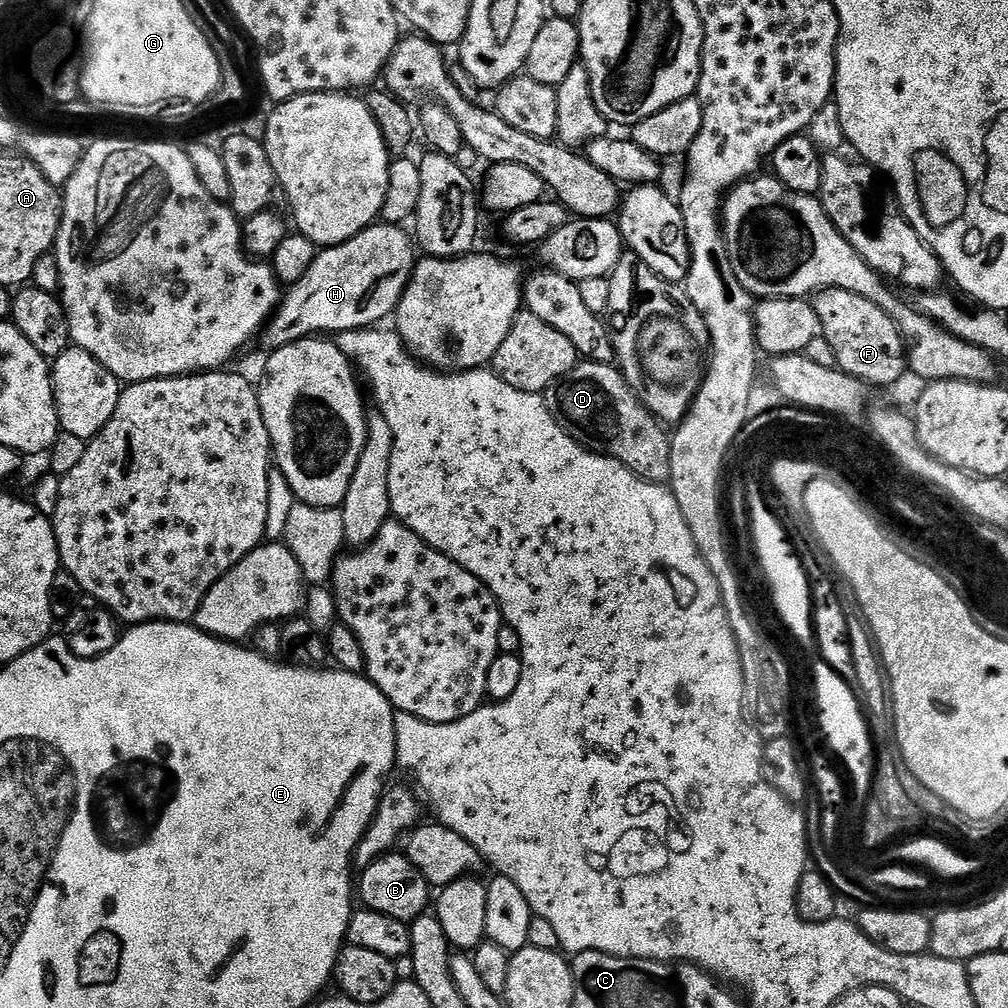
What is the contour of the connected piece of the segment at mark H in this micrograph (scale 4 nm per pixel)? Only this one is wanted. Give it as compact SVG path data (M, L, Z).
M377 222L338 246L317 251L306 274L283 293L279 308L262 329L268 350L317 334L370 328L384 322L387 316L389 319L400 304L412 269L418 263L413 237L404 231L403 227Z

